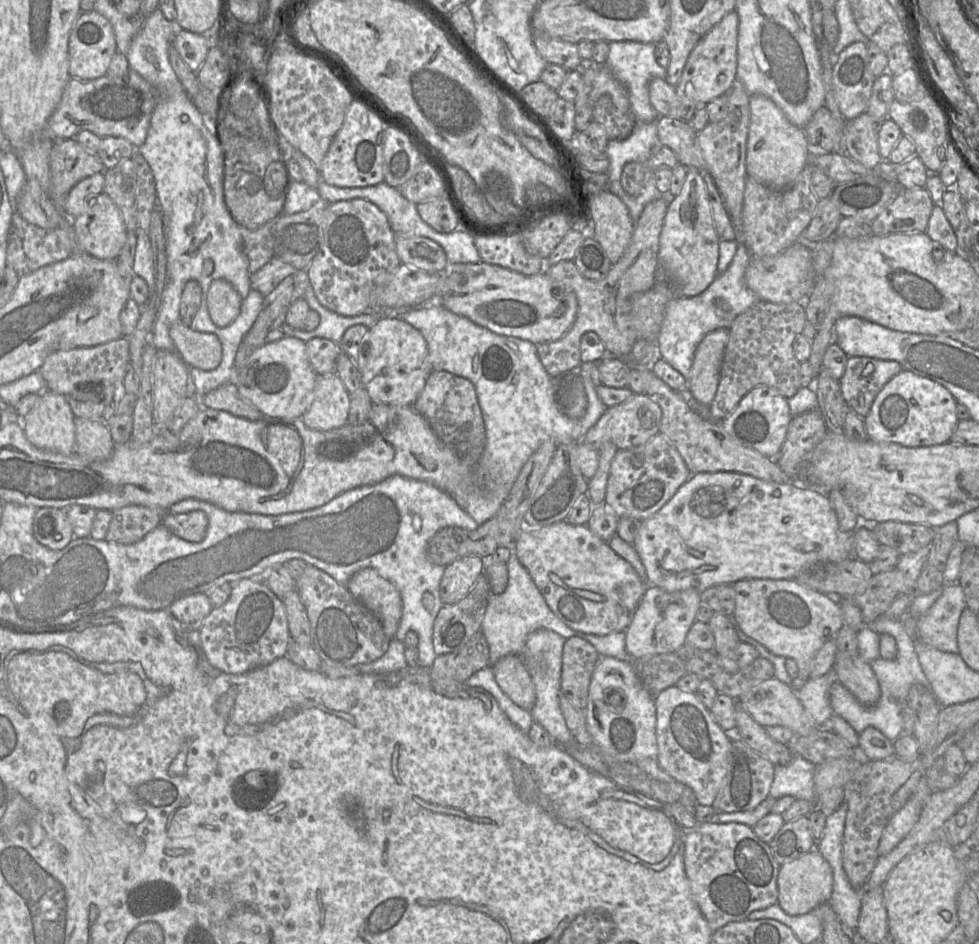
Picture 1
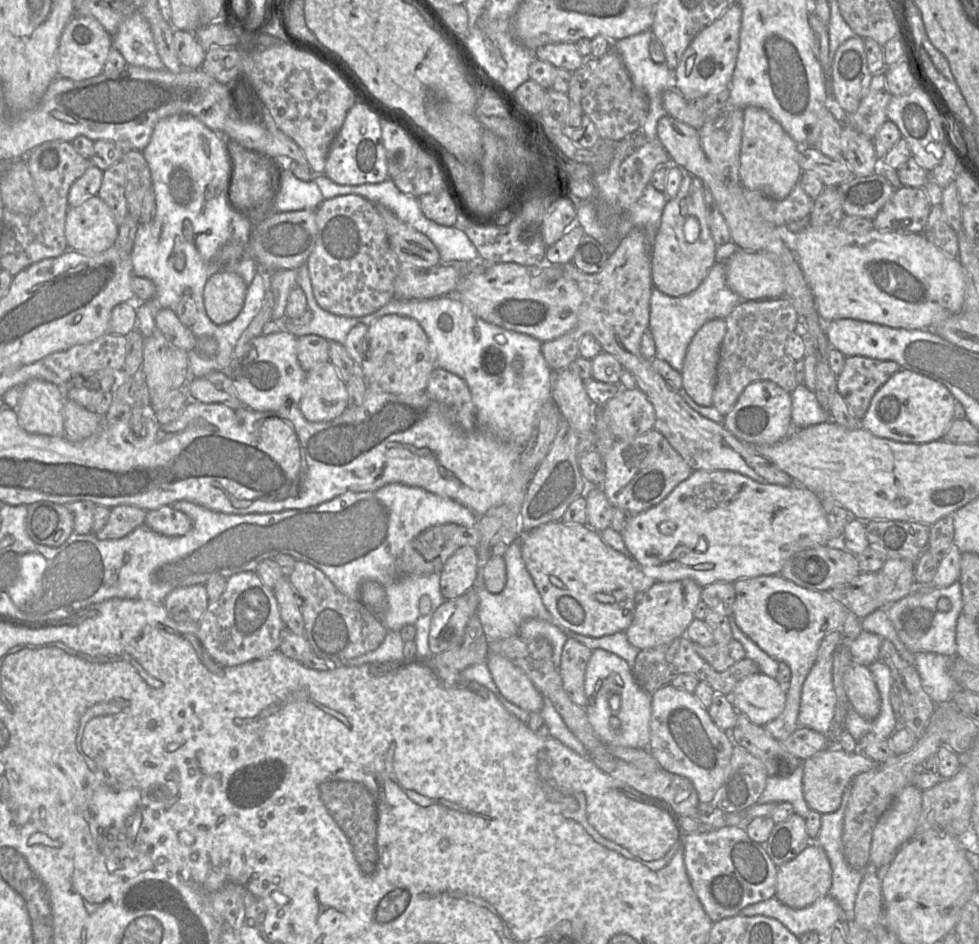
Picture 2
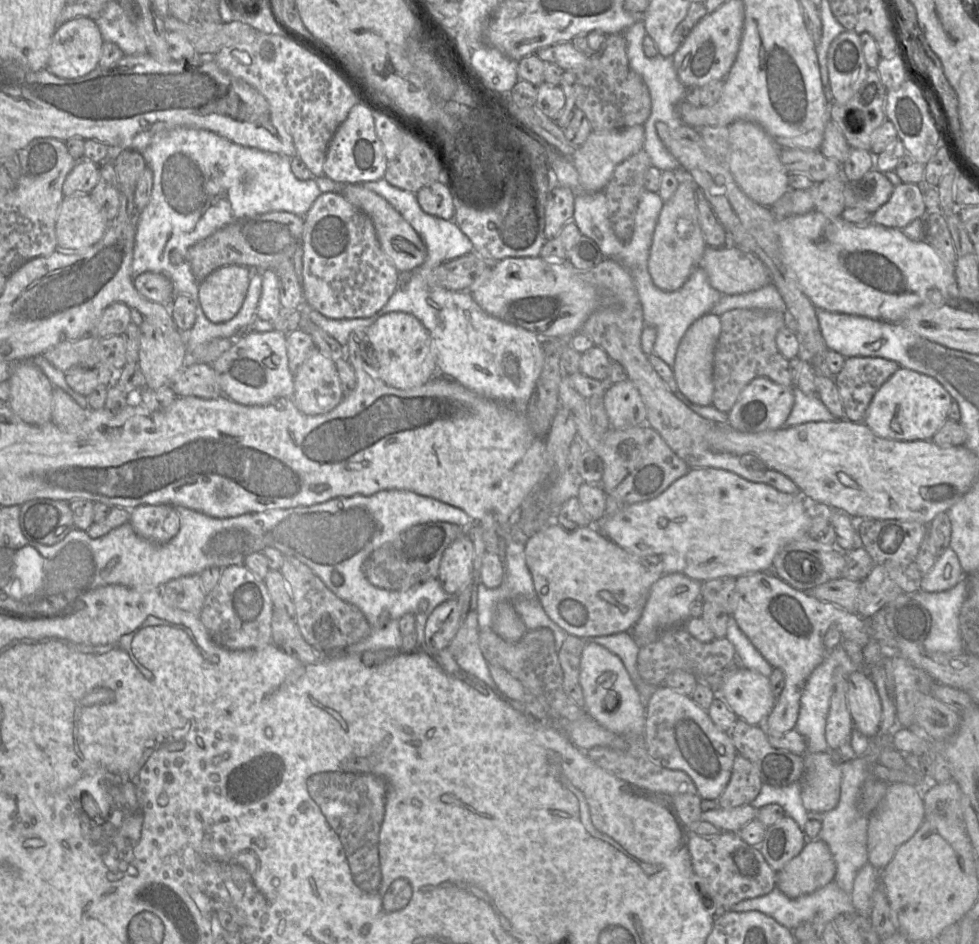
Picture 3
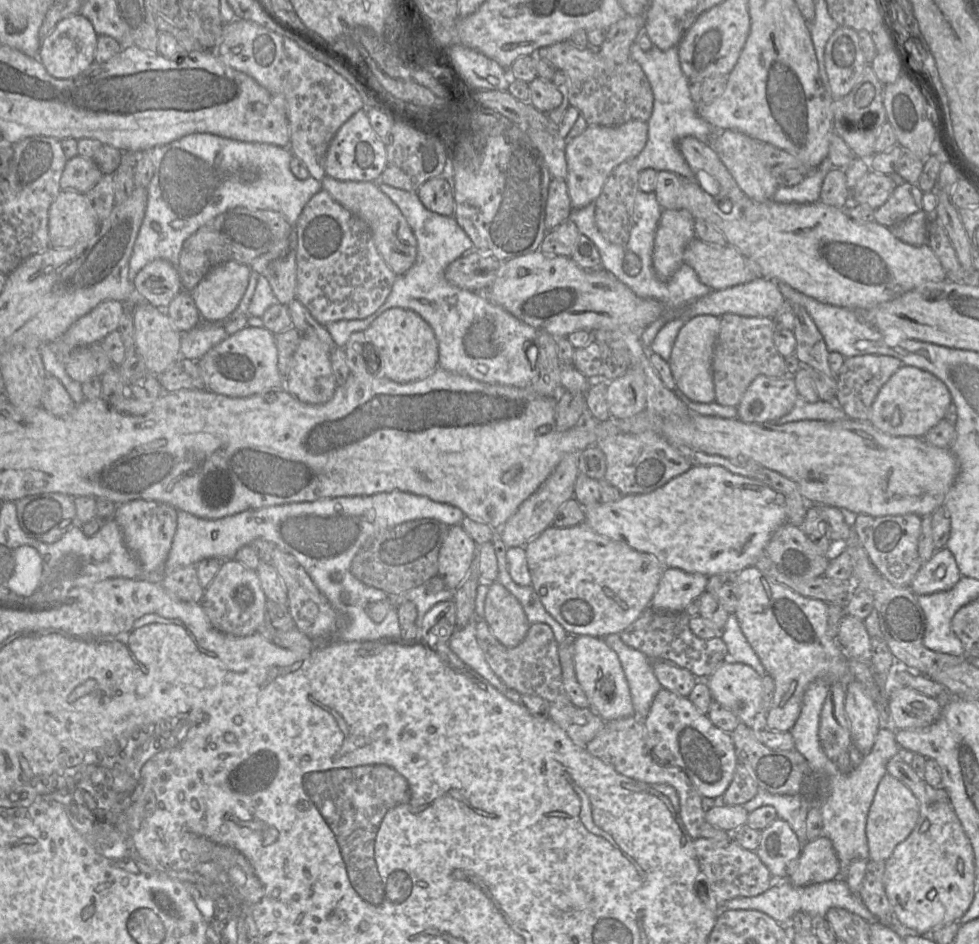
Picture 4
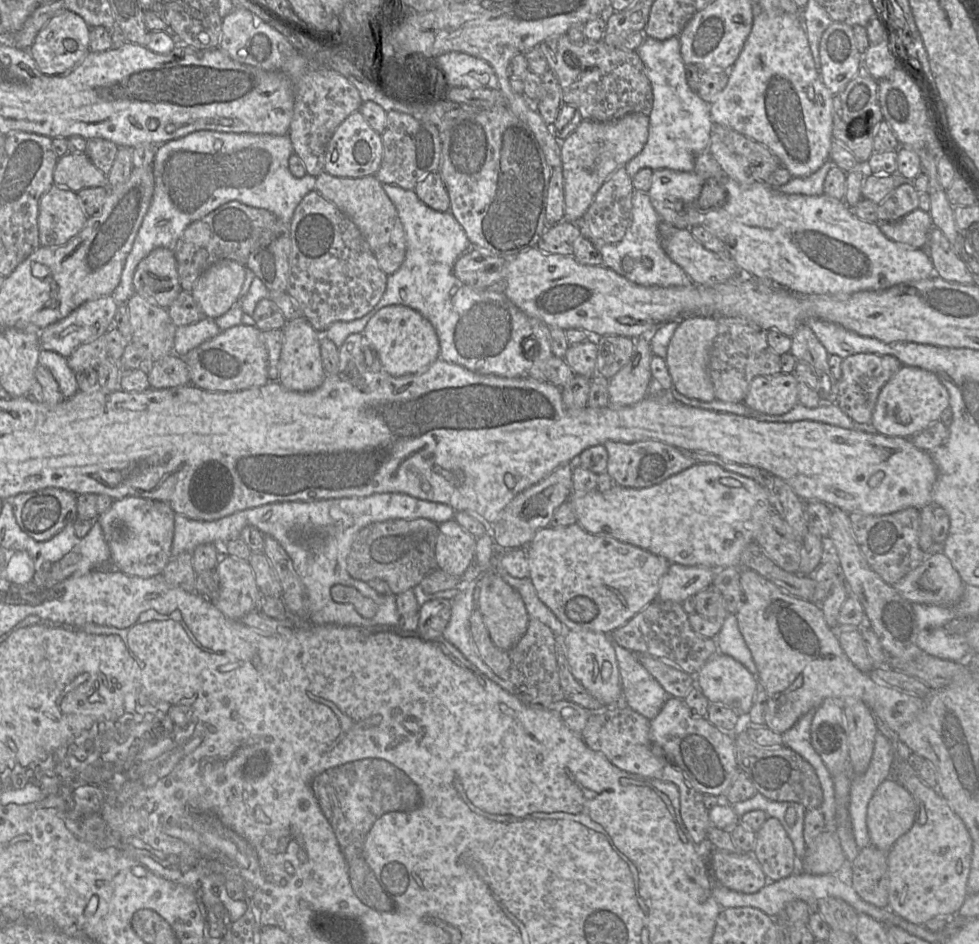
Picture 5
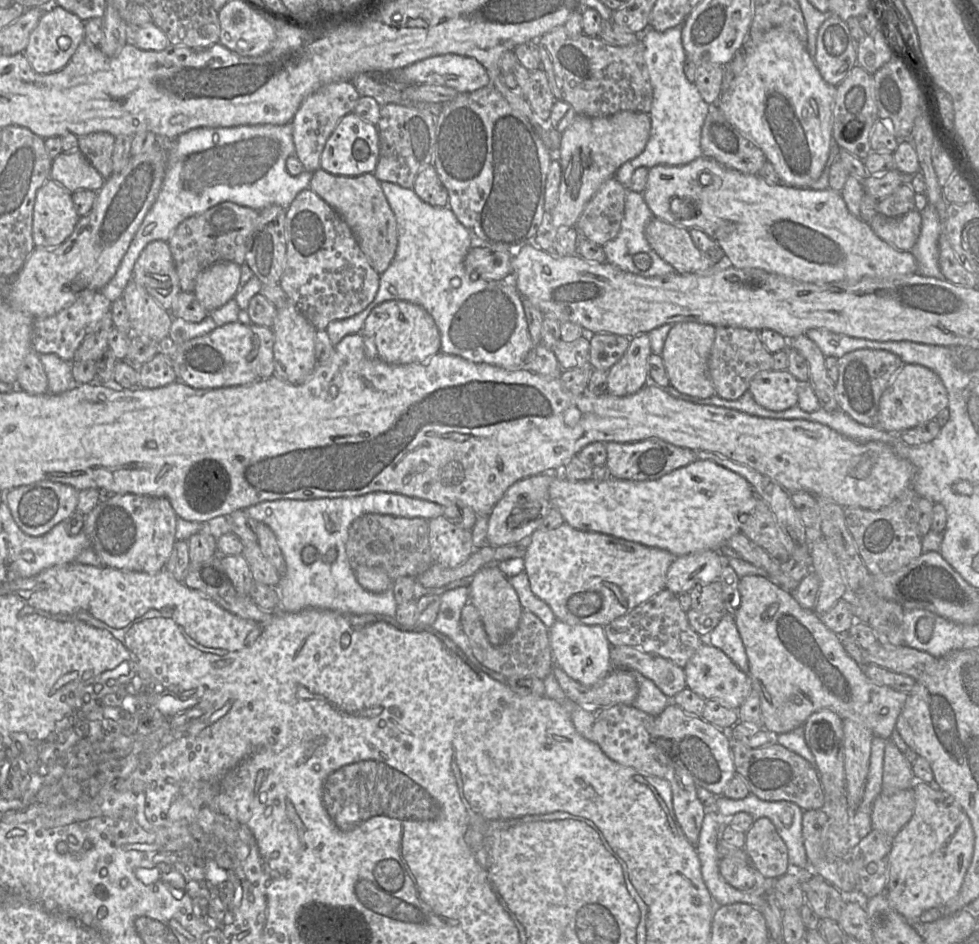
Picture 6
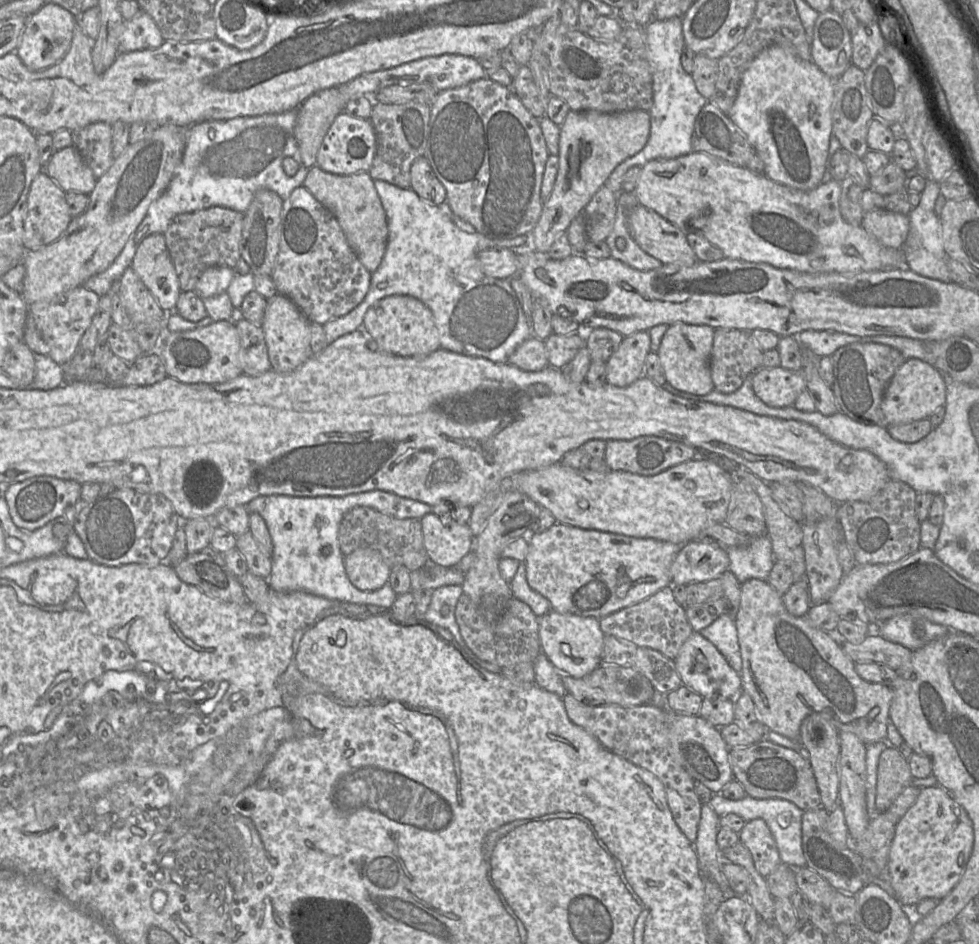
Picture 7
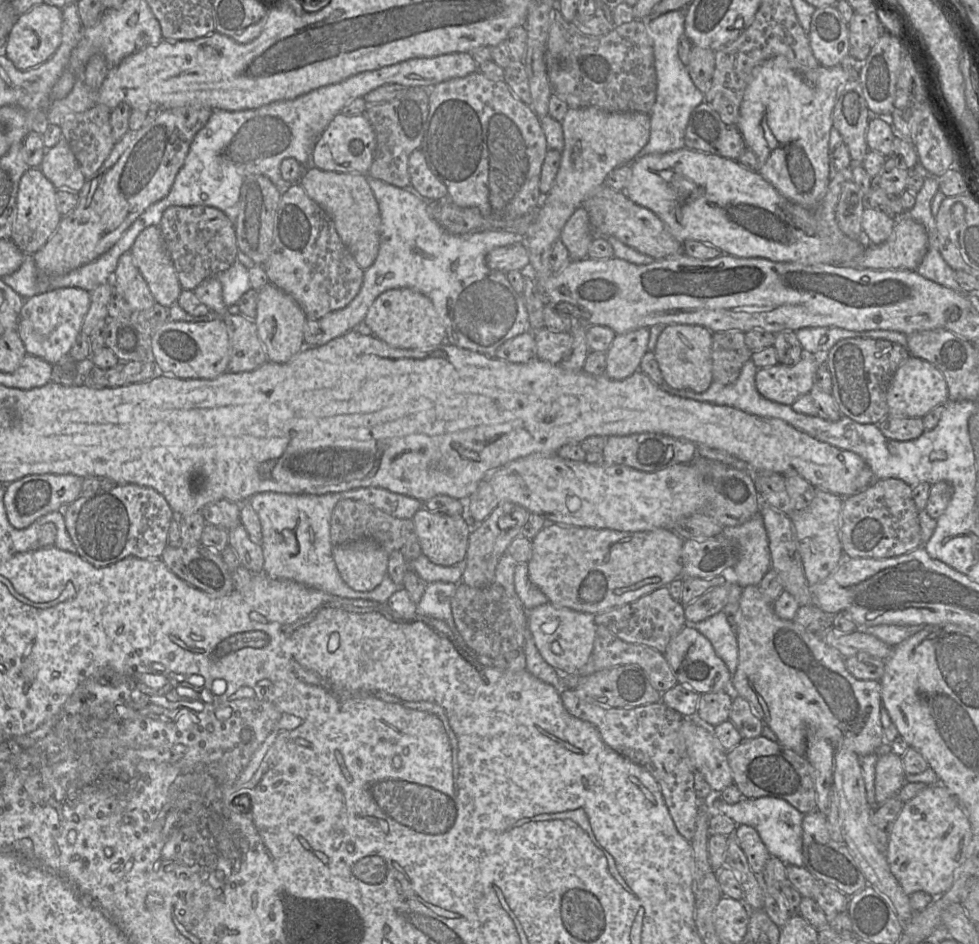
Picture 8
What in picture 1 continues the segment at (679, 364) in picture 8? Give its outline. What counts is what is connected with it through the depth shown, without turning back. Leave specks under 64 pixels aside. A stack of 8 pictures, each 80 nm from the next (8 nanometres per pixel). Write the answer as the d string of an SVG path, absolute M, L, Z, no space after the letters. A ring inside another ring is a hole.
M720 327L707 333L698 344L687 377L694 402L709 406L715 397L728 340L729 329Z

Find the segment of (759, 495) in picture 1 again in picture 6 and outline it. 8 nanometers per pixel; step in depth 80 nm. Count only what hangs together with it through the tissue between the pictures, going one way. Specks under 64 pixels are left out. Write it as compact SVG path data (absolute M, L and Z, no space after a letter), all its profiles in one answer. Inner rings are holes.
M696 459L694 462L671 471L657 480L622 480L611 478L606 481L590 480L572 482L563 476L556 477L549 486L549 498L551 508L556 508L562 515L564 522L575 529L588 532L598 532L611 535L617 538L643 544L649 547L656 547L670 552L673 556L683 556L704 550L718 551L722 543L736 533L741 533L739 528L739 515L749 514L756 504L756 494L749 482L735 472L724 468L711 460Z

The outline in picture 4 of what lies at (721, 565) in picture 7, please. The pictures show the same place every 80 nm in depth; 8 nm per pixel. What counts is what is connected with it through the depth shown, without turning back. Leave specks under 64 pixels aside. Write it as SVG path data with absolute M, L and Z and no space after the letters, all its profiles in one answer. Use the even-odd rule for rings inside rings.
M665 568L650 606L658 611L684 612L689 603L705 590L708 577L701 573L688 573L678 568Z

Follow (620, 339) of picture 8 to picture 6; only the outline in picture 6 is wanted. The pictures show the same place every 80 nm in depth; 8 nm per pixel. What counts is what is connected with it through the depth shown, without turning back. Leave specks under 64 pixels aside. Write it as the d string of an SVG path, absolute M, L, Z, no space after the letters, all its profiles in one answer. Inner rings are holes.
M639 334L630 338L625 354L607 372L607 393L618 397L628 396L648 384L648 358L651 354L648 334Z

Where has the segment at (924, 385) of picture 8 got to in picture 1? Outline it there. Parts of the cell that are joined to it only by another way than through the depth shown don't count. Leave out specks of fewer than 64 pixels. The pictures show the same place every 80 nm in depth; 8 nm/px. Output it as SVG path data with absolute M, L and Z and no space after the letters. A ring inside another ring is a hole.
M902 369L877 394L870 411L863 418L868 439L878 443L894 443L910 448L948 443L959 422L957 404L952 394L940 383Z

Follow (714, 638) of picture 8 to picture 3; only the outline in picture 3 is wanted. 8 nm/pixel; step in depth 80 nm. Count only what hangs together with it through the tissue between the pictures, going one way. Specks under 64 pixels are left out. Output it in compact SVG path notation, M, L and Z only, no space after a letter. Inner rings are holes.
M729 615L728 618L725 638L734 646L737 657L736 660L740 667L756 671L766 677L771 675L773 667L740 630L732 615Z

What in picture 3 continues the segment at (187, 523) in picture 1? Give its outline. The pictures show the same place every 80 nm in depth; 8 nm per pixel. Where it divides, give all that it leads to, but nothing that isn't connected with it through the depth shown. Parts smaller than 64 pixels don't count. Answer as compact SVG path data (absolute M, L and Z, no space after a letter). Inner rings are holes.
M139 505L130 510L129 523L147 540L166 543L180 530L180 518L172 505Z

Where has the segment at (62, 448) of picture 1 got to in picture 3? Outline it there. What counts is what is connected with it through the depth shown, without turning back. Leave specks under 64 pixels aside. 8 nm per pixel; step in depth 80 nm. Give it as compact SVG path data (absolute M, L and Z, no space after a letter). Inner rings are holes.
M31 360L14 362L8 379L8 406L24 422L41 425L52 421L54 385Z

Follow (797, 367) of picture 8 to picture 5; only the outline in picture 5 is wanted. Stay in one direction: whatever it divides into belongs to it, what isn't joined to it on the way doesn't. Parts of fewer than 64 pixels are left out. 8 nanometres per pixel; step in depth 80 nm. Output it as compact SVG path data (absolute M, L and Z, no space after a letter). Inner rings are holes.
M793 373L756 376L743 402L759 413L785 414L798 403L798 380Z

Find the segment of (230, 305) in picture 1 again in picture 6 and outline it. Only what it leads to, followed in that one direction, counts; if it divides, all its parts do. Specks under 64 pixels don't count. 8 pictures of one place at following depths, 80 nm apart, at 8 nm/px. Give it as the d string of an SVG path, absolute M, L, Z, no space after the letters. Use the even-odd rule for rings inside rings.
M231 261L216 262L198 276L194 294L207 312L211 312L235 297L240 278L241 265Z

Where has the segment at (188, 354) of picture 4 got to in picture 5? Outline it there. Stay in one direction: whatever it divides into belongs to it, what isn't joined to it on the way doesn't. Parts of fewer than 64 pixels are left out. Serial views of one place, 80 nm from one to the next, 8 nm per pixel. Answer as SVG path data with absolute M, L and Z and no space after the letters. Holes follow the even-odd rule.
M204 317L190 325L177 326L174 337L173 352L184 356L190 350L212 339L221 332L213 318Z

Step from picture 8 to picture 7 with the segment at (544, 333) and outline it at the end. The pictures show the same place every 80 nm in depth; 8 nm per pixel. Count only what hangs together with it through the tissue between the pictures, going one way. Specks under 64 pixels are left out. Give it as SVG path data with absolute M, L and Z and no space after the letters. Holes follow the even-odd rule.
M581 332L566 336L553 333L544 343L548 352L549 366L562 369L586 345L586 337Z

